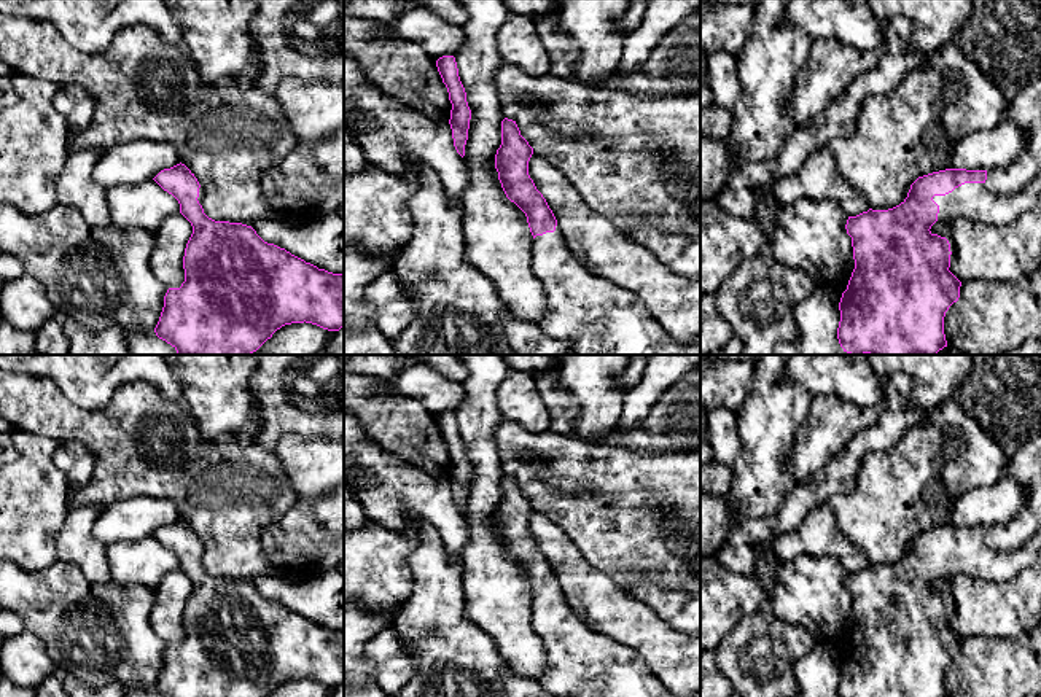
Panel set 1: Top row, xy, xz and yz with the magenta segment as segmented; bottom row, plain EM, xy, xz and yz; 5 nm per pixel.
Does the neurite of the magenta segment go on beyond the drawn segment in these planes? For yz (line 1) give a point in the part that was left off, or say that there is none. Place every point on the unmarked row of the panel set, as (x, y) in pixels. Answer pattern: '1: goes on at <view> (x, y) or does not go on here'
1: goes on at yz (971, 557)

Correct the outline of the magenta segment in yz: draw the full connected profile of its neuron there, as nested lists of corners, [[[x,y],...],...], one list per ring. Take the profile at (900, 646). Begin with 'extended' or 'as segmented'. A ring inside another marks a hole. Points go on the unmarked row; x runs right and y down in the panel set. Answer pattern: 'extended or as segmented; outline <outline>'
extended; outline [[[987,527],[933,528],[918,533],[899,562],[848,573],[855,625],[839,659],[839,697],[945,697],[944,673],[958,657],[961,638],[949,627],[949,597],[933,590],[931,582],[938,576],[1003,582],[1031,567],[1041,551],[1041,530],[1012,552],[990,549],[985,536]]]

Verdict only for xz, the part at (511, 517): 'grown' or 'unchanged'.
grown

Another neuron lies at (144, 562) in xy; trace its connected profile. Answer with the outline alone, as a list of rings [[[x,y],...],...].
[[[154,536],[107,546],[111,579],[124,586],[156,589],[162,578],[180,568],[178,557]]]

